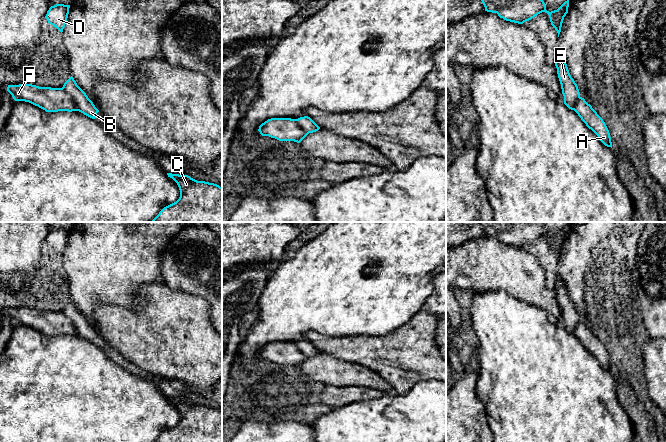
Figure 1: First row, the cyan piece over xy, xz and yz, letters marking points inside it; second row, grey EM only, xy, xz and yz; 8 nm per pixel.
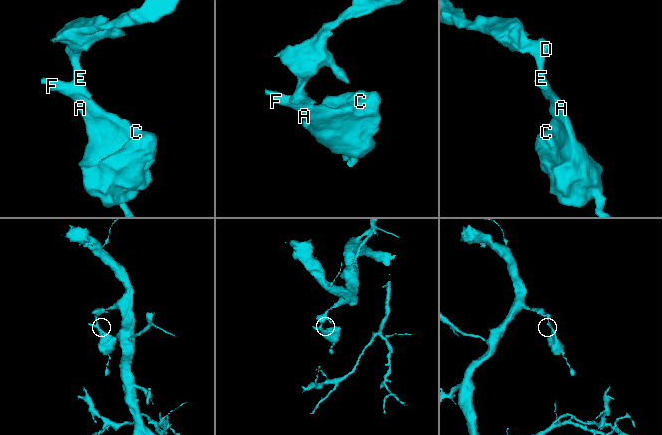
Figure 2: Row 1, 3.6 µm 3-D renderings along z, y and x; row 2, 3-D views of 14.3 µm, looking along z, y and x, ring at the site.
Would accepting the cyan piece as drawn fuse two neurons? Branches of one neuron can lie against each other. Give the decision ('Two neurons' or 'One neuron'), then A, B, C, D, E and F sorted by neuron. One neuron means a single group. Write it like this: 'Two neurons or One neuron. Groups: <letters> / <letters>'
Two neurons. Groups: A C F / B D E

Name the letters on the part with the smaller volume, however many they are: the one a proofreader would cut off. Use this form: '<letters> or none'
A, C, F

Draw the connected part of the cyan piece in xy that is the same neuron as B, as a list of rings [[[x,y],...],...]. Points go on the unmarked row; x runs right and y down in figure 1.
[[[72,300],[64,307],[62,313],[71,320],[79,336],[95,343],[99,334],[88,322],[86,317],[77,309]]]

